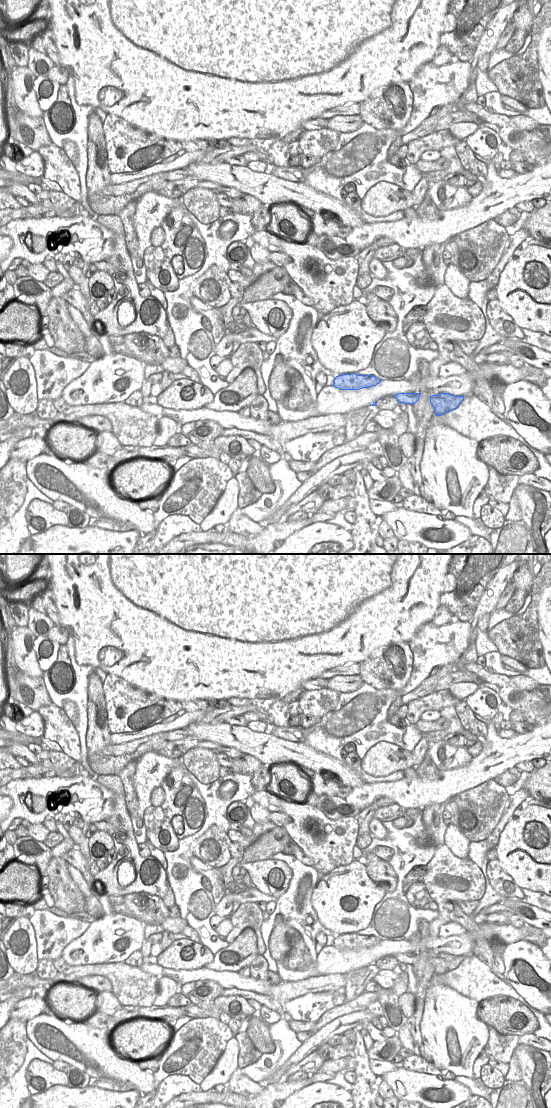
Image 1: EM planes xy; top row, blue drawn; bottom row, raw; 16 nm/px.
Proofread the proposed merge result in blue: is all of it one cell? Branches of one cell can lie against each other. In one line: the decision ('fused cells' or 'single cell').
single cell

